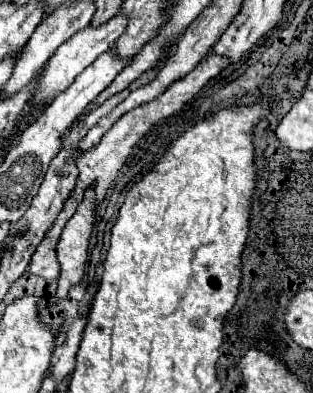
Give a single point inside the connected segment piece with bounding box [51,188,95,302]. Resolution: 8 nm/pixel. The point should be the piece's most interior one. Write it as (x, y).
(72, 251)

